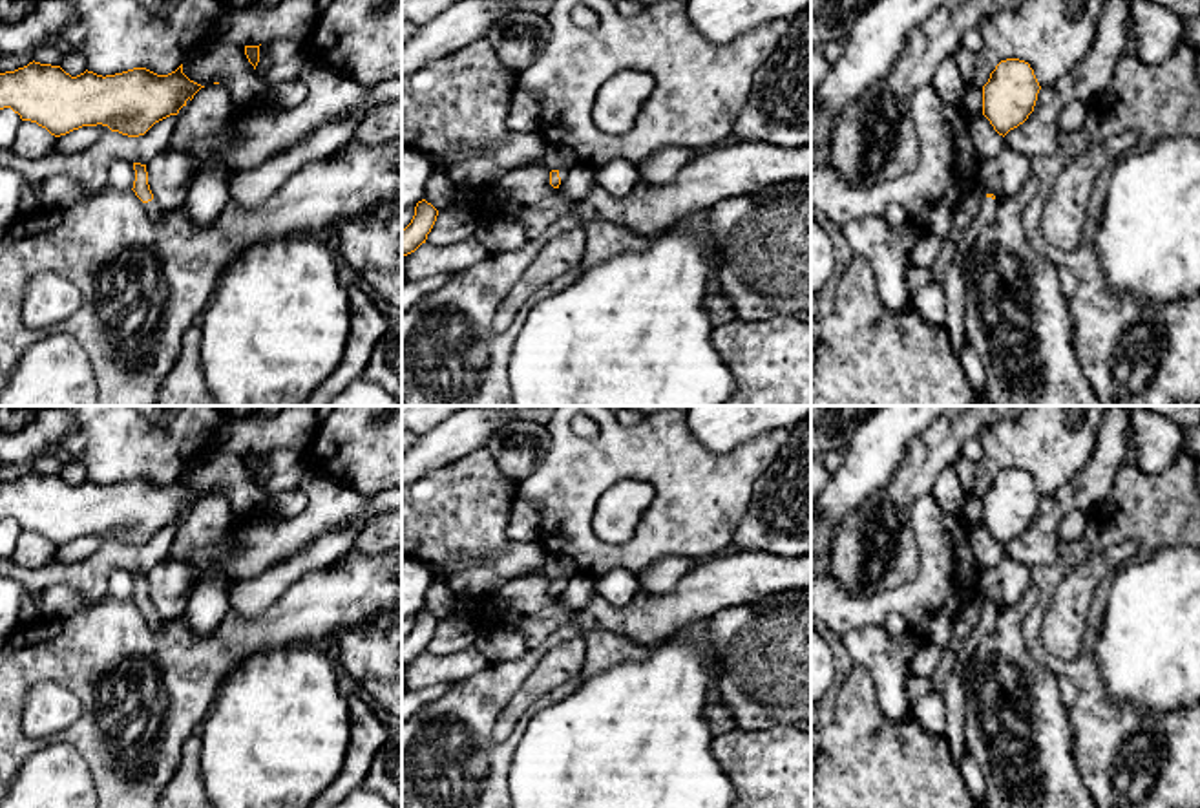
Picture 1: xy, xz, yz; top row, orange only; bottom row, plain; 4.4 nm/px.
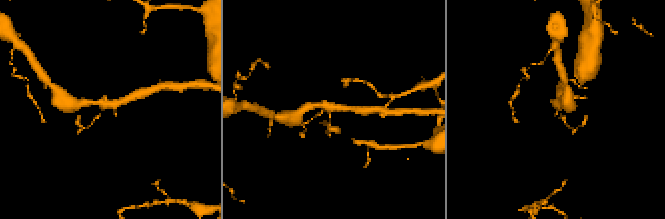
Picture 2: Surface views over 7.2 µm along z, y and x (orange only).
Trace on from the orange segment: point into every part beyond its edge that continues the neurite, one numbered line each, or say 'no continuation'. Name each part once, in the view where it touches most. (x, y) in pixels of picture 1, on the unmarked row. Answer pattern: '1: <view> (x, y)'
1: xy (152, 616)

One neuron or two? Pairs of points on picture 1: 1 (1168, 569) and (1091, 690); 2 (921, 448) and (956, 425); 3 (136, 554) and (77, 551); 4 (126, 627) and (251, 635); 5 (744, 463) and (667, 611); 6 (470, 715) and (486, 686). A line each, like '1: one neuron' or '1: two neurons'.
1: two neurons
2: one neuron
3: two neurons
4: one neuron
5: two neurons
6: one neuron

